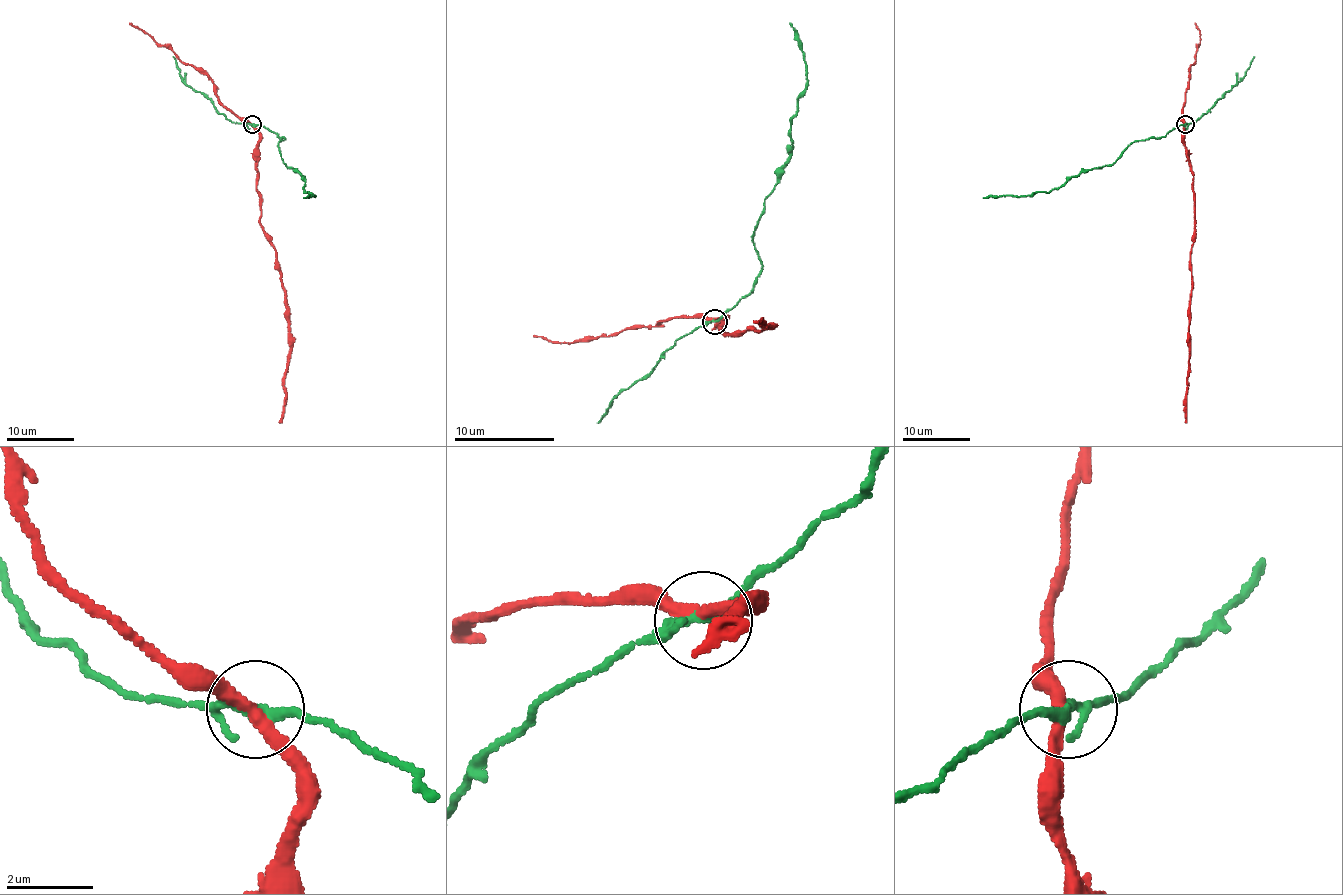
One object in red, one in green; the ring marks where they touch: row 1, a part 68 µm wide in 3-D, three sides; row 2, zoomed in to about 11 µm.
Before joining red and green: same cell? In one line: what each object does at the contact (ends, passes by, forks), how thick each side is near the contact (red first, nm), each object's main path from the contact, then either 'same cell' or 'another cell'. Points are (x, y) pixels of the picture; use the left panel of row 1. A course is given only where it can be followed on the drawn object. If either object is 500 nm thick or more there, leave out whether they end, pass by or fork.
red passes by; green forks there; 280 nm thick on the red side, 180 nm on the other; red runs (252, 125), (259, 135), (260, 226), (275, 252), (289, 333), (286, 406), (279, 423); green runs (252, 125), (284, 138), (279, 153), (314, 196), (303, 198); another cell

